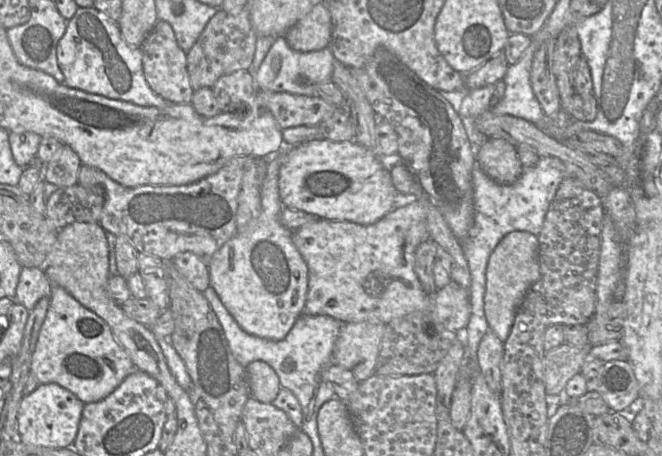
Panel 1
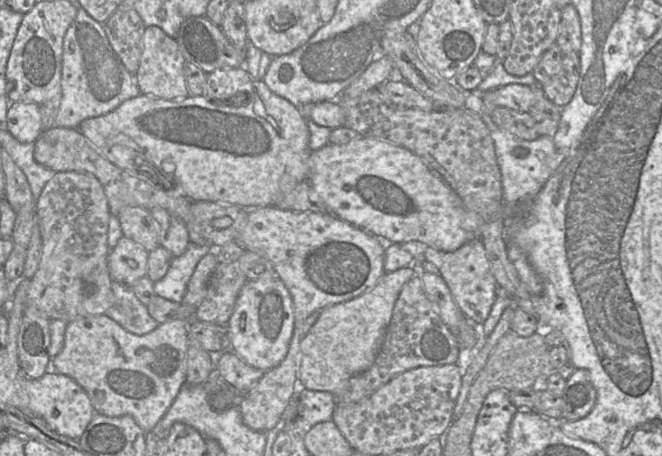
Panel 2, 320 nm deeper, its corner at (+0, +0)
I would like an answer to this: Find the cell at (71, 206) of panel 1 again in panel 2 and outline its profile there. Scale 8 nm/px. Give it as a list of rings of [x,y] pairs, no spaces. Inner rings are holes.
[[[74,171],[56,172],[36,200],[36,223],[42,239],[37,271],[30,280],[27,306],[35,306],[47,319],[70,322],[79,317],[101,315],[115,304],[112,278],[107,263],[109,204],[99,180],[92,174]]]

